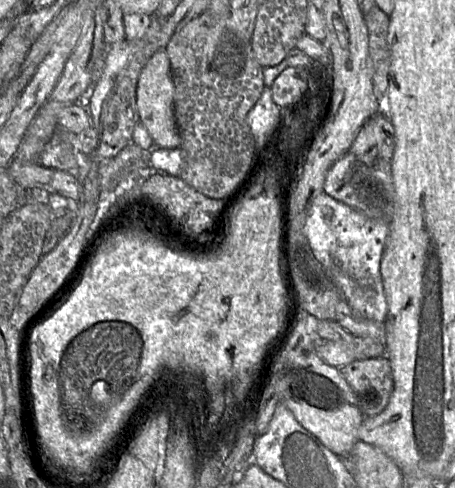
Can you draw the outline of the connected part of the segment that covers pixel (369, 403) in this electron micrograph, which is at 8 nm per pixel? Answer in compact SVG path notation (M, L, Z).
M386 355L353 361L339 367L339 371L355 394L364 417L378 415L386 408L394 388L392 369Z

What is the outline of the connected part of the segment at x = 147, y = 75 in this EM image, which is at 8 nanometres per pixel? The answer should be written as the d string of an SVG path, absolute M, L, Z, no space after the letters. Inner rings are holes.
M165 51L155 53L141 70L136 90L136 105L140 122L132 133L132 141L141 148L151 152L153 148L175 149L180 146L181 138L178 132L173 109L174 83L171 64Z

